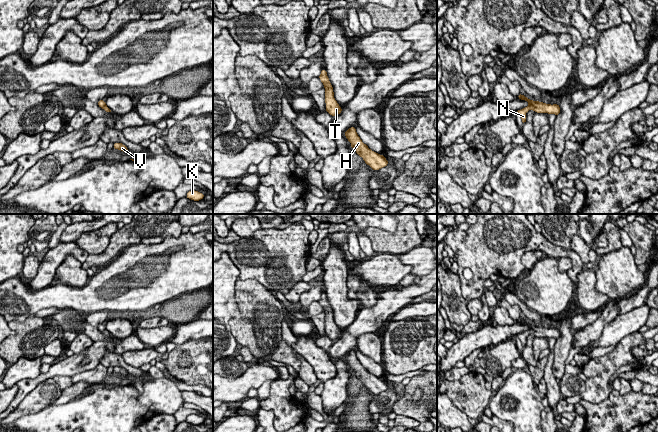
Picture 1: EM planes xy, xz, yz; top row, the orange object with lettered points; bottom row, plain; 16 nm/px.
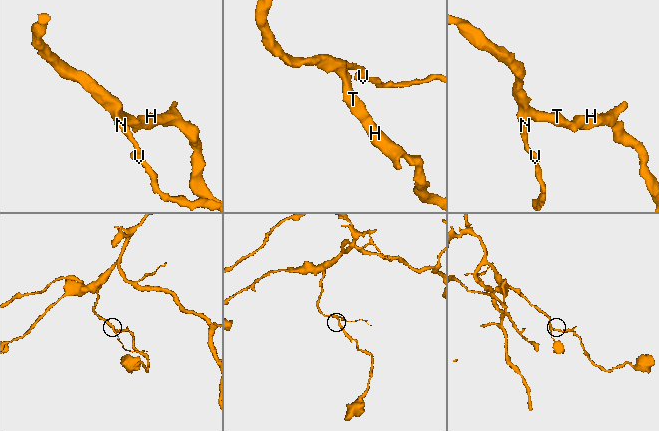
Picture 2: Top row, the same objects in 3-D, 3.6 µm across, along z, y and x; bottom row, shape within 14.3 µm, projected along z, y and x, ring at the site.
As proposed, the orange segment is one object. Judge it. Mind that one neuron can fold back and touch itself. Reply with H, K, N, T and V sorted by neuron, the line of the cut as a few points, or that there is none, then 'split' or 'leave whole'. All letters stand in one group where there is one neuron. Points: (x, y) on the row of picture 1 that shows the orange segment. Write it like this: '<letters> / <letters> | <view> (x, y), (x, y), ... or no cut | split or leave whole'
H K N T V | no cut | leave whole

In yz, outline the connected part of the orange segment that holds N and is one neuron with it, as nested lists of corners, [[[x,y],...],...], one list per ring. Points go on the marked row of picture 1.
[[[521,93],[518,95],[517,98],[520,100],[525,100],[529,103],[528,107],[525,107],[517,111],[523,123],[526,122],[526,113],[529,110],[534,110],[536,113],[555,114],[557,116],[561,112],[560,106],[556,103],[554,105],[551,105],[551,104],[546,104],[543,102],[536,101],[536,100],[532,101],[528,99],[526,96],[522,95]]]

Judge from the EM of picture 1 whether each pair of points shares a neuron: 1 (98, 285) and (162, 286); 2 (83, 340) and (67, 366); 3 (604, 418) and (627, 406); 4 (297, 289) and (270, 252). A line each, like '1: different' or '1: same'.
1: same
2: different
3: same
4: different

